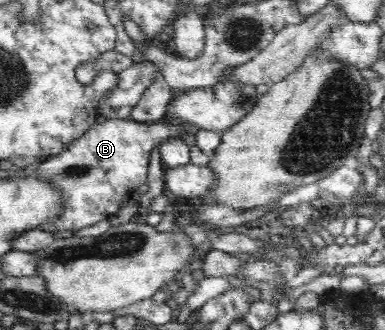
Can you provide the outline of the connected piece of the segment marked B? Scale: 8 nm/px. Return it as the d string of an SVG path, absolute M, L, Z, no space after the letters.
M130 118L93 123L81 137L73 139L65 151L43 158L35 168L37 180L61 192L59 213L49 222L58 230L74 234L103 219L112 219L126 195L146 183L151 149L169 137L177 138L181 131L183 125L180 124L141 123Z

